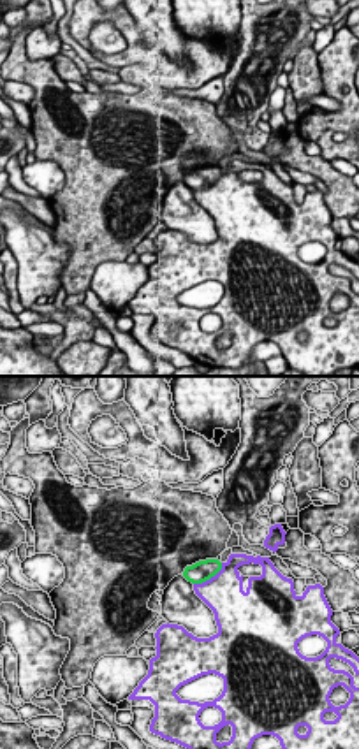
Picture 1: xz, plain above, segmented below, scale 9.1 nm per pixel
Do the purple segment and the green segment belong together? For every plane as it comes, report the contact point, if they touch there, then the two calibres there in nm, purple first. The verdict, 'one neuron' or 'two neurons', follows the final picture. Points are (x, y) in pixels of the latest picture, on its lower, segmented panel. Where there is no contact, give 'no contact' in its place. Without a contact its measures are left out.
(212, 577) | 360/190 nm

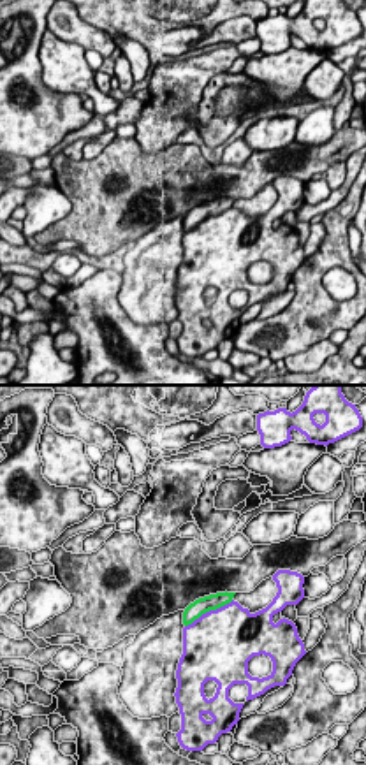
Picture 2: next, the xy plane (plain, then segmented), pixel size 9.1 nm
(210, 611) | 500/160 nm

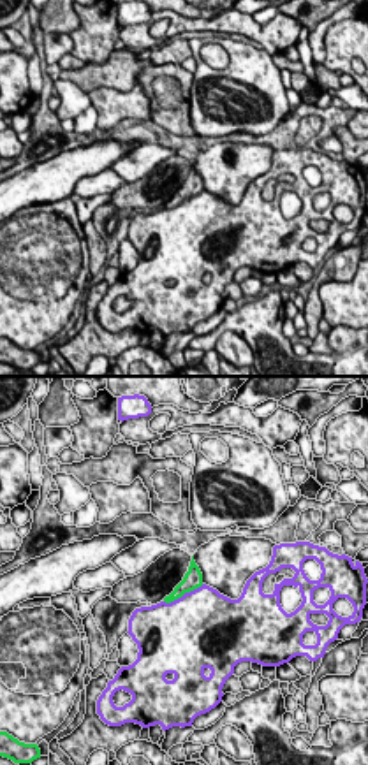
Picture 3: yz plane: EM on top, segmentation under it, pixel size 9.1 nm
(185, 593) | 480/170 nm

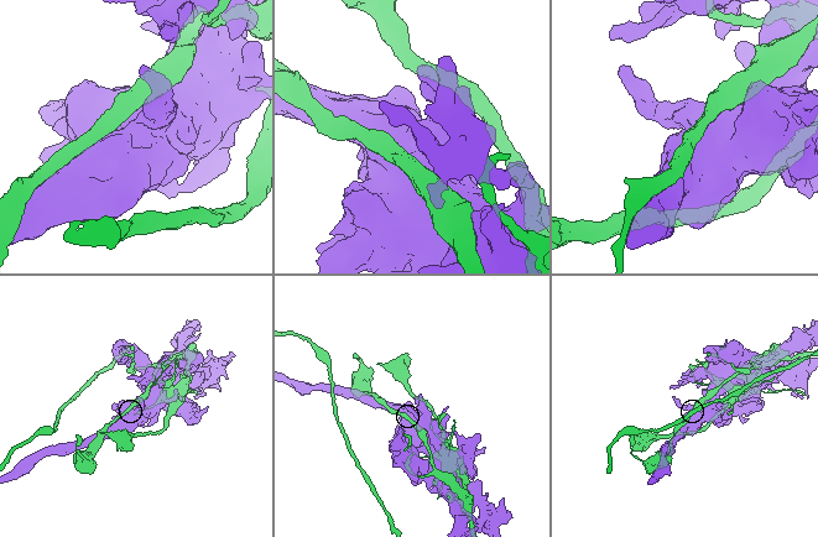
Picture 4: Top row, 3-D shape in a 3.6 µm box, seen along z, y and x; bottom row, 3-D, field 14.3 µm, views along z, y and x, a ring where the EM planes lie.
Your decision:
two neurons

